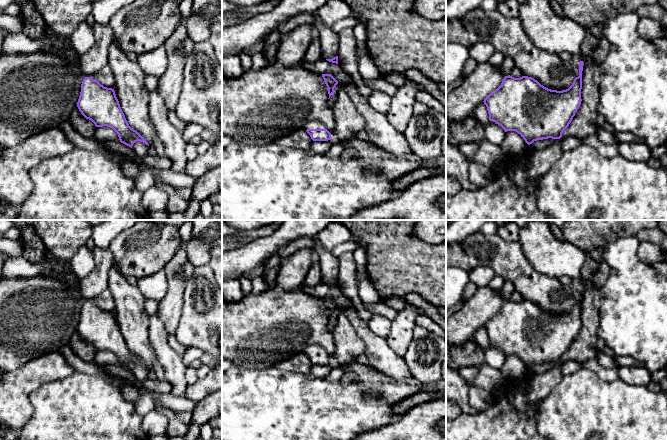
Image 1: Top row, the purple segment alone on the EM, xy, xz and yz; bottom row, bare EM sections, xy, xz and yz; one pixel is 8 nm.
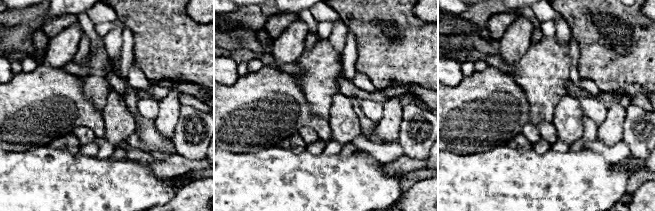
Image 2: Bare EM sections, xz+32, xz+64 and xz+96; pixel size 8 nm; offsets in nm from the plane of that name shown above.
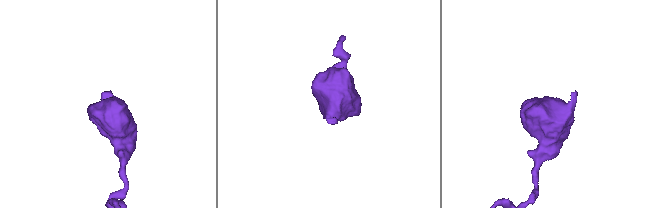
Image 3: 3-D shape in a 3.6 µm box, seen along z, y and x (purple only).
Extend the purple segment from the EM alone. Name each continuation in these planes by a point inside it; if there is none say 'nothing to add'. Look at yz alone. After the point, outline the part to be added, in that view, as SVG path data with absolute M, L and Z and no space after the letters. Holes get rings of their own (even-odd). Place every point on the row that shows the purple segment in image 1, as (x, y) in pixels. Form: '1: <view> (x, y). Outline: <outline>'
1: yz (574, 62). Outline: M581 52L572 54L572 57L568 63L569 63L575 77L579 76L579 63L581 61L584 62L584 59L585 59L585 56Z

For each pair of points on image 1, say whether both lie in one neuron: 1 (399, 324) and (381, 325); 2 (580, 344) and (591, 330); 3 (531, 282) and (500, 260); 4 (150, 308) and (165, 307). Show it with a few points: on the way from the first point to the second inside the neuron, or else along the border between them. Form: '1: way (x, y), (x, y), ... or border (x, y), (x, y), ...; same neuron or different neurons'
1: border (391, 321), (391, 331), (386, 339); different neurons
2: way (583, 341), (588, 333); same neuron
3: way (523, 276), (508, 261); same neuron
4: border (159, 302), (156, 311); different neurons

